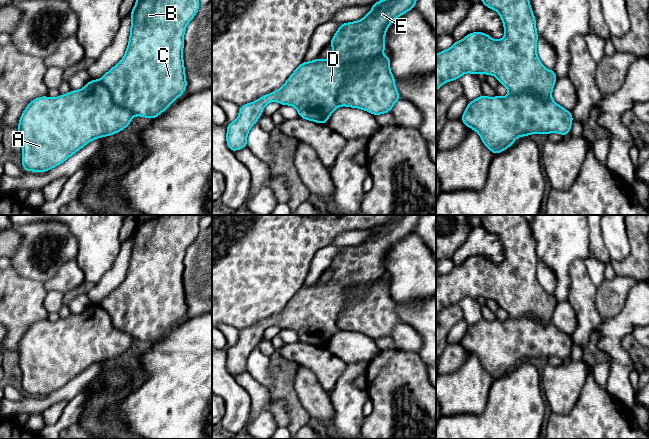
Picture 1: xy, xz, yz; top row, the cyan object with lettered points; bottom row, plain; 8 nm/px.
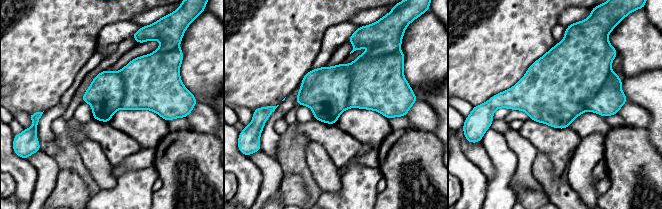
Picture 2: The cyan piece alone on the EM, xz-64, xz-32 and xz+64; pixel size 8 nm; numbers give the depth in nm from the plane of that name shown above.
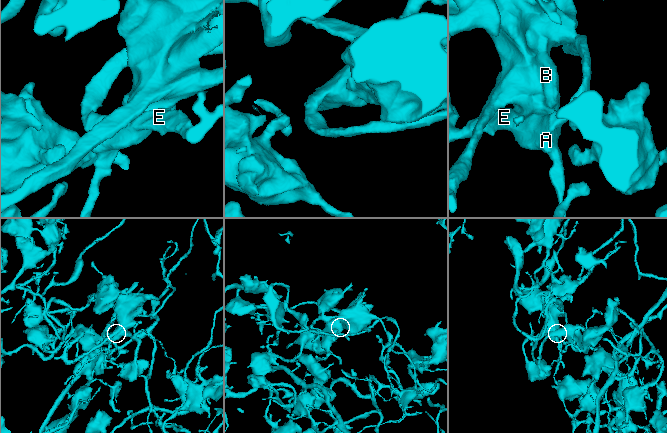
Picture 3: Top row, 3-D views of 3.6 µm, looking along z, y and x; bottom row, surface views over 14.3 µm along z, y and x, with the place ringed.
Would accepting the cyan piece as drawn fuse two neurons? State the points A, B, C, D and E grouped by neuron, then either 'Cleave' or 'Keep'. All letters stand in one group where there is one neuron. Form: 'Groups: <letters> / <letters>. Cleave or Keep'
Groups: A B C D E. Keep

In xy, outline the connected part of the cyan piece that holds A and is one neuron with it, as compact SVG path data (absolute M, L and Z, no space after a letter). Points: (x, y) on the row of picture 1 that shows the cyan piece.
M136 0L130 16L130 37L123 58L100 80L91 79L82 89L71 90L56 98L38 97L28 103L20 116L17 130L25 171L48 172L65 162L90 141L116 134L130 125L134 115L154 119L186 91L183 48L187 24L200 8L199 0Z

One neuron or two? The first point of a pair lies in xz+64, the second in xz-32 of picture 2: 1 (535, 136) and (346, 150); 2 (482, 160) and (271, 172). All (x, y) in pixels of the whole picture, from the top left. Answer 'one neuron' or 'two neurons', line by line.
1: one neuron
2: one neuron

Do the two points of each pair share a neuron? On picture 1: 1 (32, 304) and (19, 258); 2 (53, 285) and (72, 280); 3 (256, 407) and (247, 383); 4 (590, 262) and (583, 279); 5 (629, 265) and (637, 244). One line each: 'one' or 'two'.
1: two
2: one
3: one
4: two
5: one

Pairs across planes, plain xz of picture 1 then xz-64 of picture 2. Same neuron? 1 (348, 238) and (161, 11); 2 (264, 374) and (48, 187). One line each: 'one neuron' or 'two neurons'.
1: one neuron
2: two neurons

